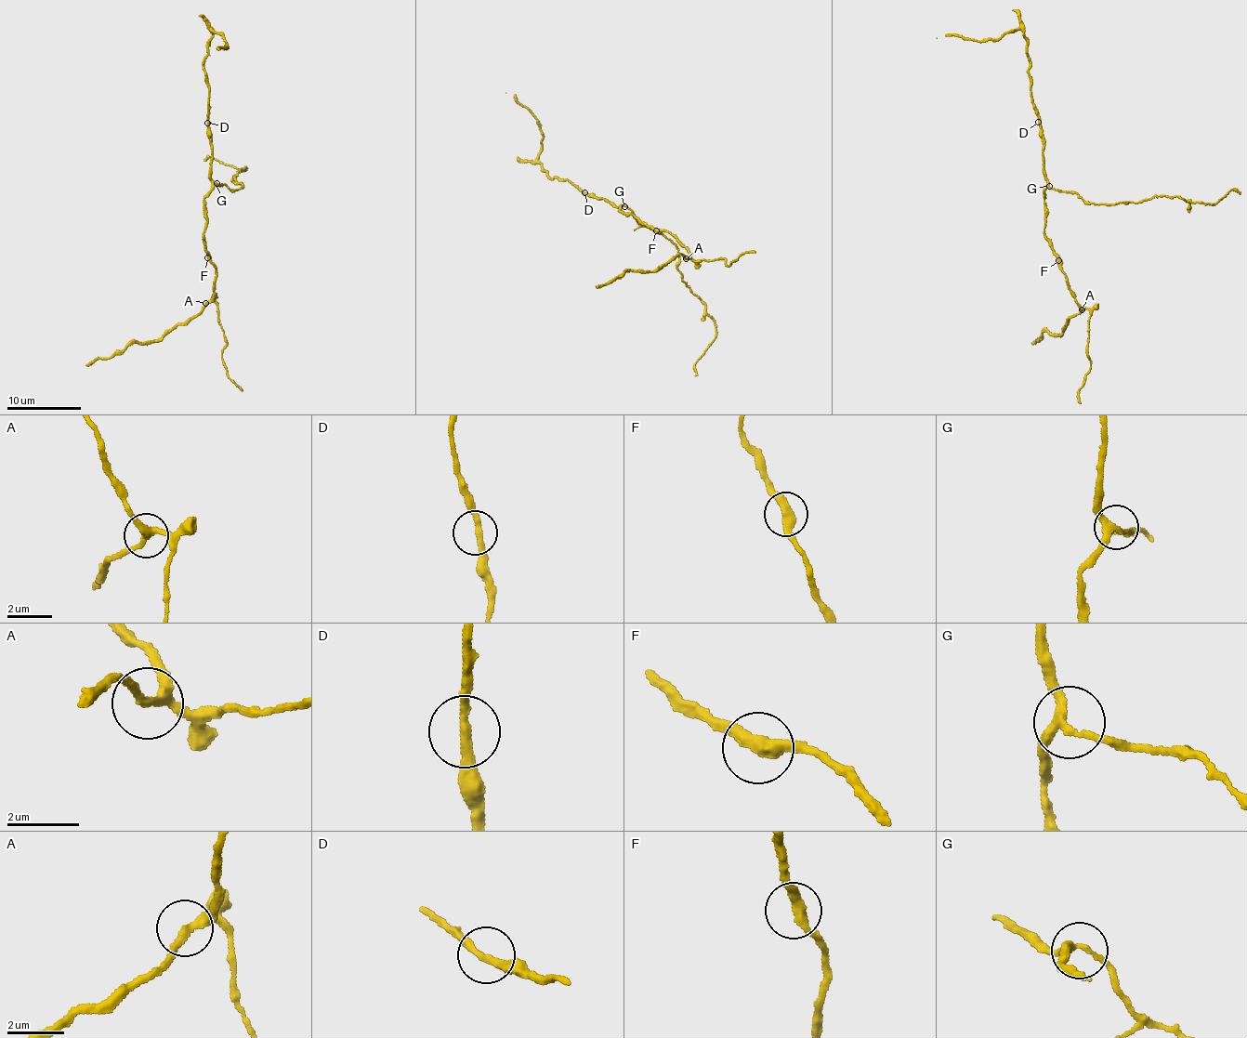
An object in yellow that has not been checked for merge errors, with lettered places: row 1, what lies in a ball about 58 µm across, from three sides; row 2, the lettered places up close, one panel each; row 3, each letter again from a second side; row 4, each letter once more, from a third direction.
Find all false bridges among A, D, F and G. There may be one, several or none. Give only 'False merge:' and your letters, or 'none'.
False merge: none

